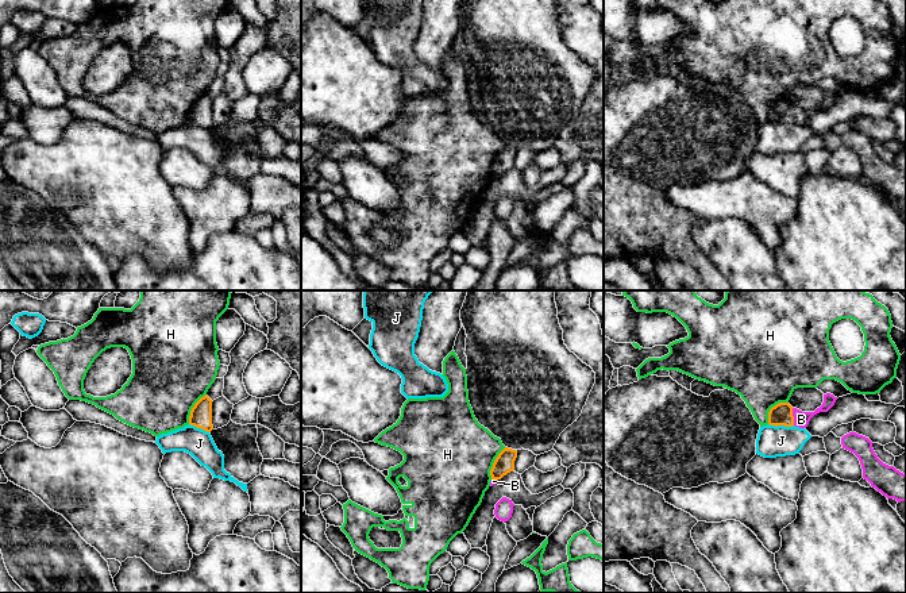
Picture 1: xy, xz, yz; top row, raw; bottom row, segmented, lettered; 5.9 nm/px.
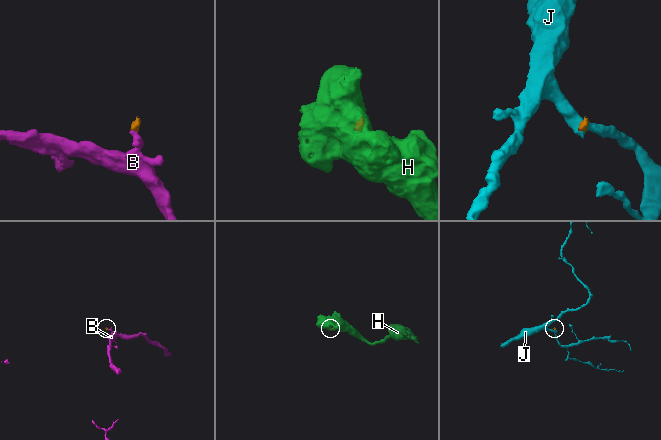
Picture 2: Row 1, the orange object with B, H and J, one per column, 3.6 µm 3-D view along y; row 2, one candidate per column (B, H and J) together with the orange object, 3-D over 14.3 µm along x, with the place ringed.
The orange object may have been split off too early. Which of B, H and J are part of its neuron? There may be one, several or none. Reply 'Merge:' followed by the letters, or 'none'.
Merge: B

